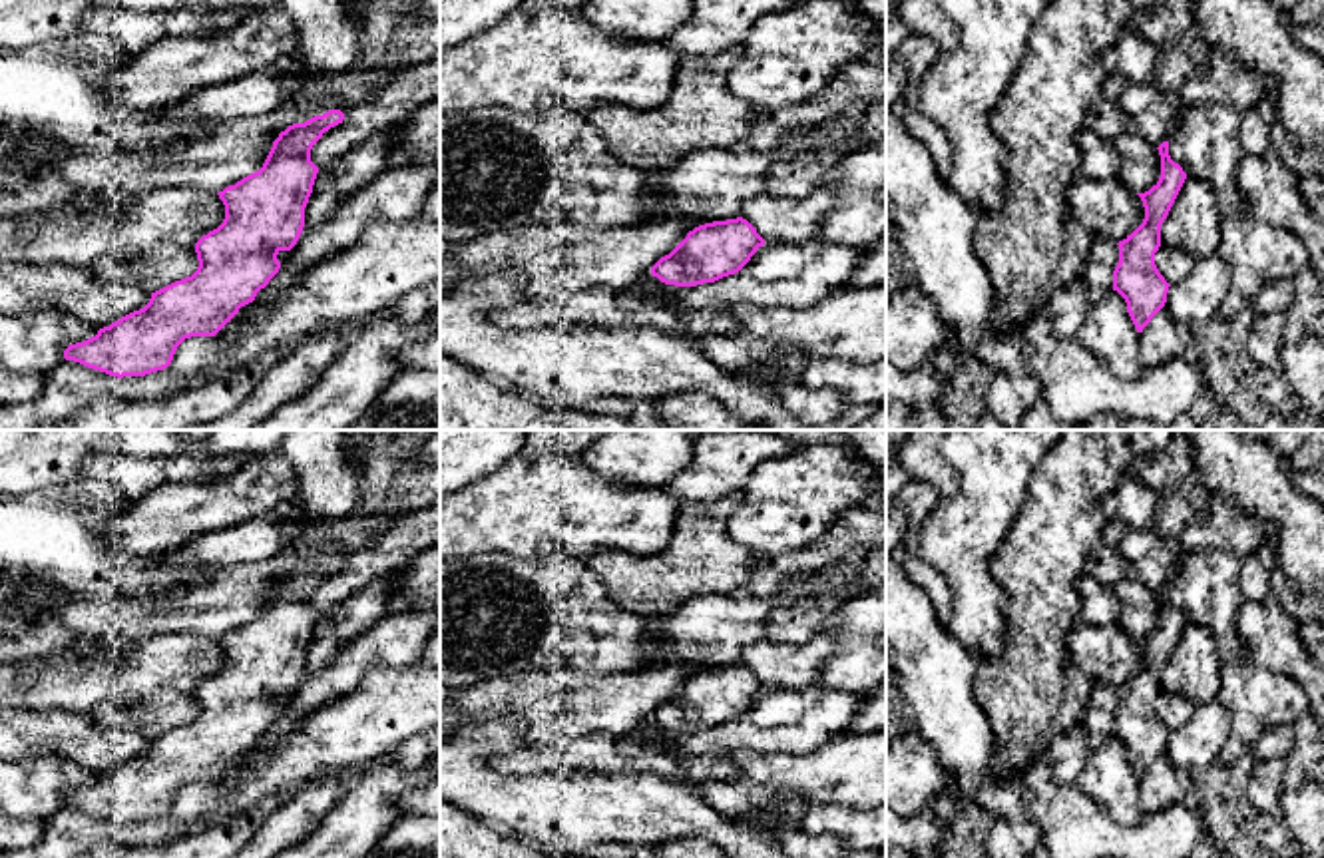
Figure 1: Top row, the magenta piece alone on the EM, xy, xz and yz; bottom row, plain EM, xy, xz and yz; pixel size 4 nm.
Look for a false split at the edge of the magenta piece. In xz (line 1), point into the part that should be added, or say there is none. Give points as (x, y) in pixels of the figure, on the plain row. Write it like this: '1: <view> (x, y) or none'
1: none

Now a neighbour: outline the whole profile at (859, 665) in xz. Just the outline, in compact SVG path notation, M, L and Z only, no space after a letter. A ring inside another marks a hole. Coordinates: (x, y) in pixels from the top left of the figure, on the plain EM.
M864 589L850 597L828 613L826 631L834 635L838 649L820 665L820 687L866 695L886 681L886 651L880 645L886 635L886 591Z

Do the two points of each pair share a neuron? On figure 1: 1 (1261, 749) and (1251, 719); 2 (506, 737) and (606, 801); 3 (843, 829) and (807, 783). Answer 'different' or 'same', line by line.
1: different
2: same
3: different

